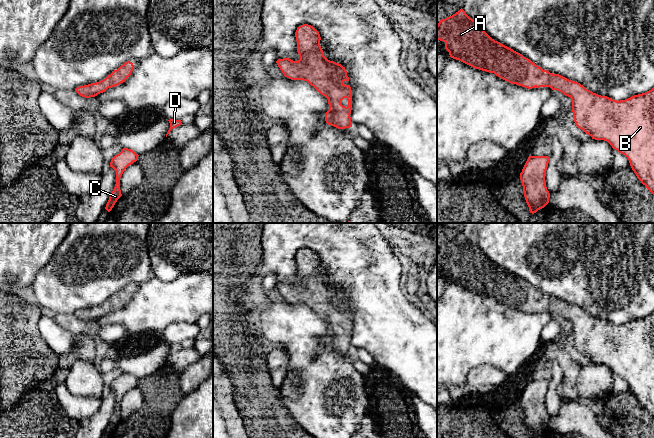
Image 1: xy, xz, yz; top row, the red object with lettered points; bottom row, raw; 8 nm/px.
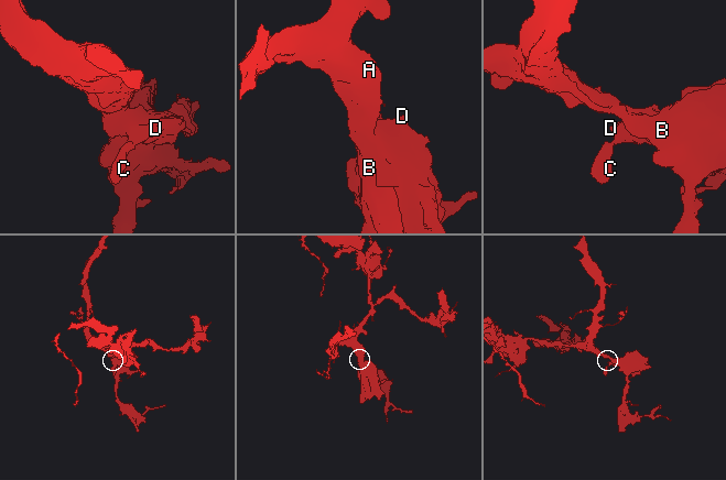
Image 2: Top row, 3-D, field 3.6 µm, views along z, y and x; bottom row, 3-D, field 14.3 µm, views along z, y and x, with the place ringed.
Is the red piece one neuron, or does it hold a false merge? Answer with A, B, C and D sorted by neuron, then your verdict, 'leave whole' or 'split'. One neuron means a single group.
A B C D | leave whole

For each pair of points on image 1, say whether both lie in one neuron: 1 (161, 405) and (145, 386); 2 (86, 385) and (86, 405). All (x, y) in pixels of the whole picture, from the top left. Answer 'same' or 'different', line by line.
1: same
2: different

